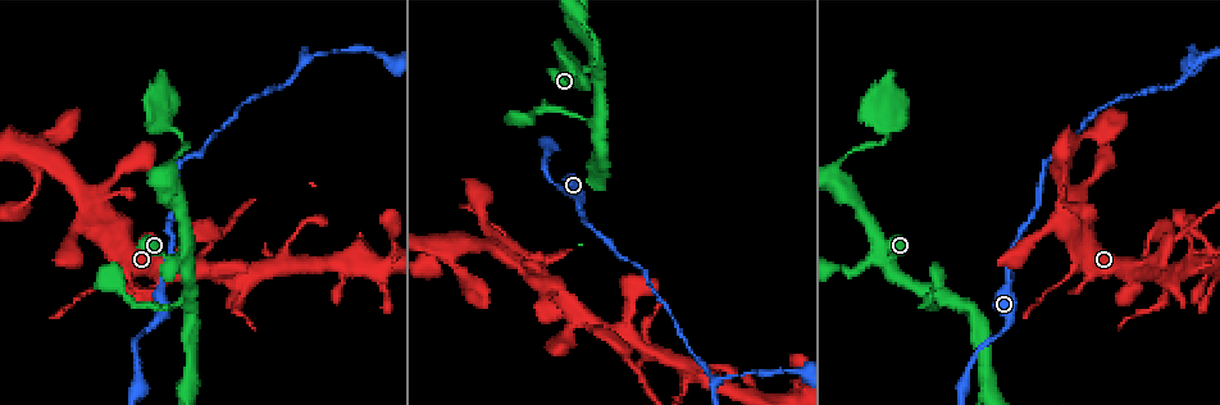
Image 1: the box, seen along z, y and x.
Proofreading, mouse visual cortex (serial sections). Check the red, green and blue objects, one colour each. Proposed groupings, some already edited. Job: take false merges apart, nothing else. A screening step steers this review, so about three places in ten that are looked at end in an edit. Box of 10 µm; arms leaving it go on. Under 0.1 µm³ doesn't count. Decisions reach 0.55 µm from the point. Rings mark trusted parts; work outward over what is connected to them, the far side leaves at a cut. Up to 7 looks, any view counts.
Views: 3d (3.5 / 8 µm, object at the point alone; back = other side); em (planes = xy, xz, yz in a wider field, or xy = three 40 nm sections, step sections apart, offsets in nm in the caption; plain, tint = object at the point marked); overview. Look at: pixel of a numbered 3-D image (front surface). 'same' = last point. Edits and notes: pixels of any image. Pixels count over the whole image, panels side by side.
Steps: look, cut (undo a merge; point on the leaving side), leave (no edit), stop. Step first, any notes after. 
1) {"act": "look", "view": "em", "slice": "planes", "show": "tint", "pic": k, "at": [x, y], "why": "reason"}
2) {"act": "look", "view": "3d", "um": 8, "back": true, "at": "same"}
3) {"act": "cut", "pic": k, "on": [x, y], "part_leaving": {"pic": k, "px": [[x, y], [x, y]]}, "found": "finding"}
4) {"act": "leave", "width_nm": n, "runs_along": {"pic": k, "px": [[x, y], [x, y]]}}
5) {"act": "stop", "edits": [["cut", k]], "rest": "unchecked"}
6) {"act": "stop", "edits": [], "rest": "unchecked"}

{"act": "look", "view": "3d", "um": 3.5, "pic": 1, "at": [188, 271], "why": "side arm on a straight run"}

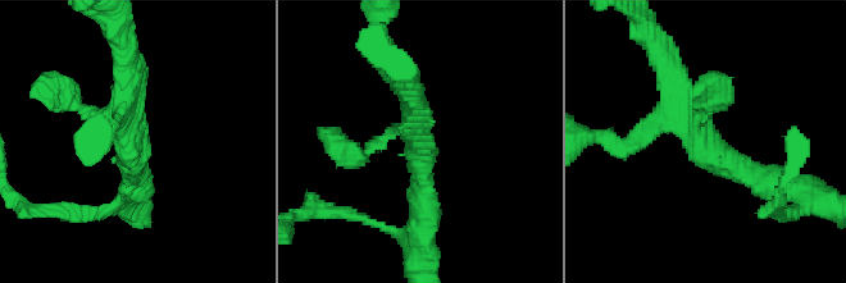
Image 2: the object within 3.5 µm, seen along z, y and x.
{"act": "look", "view": "em", "slice": "xy", "step": 2, "show": "plain", "pic": 2, "at": [129, 138]}

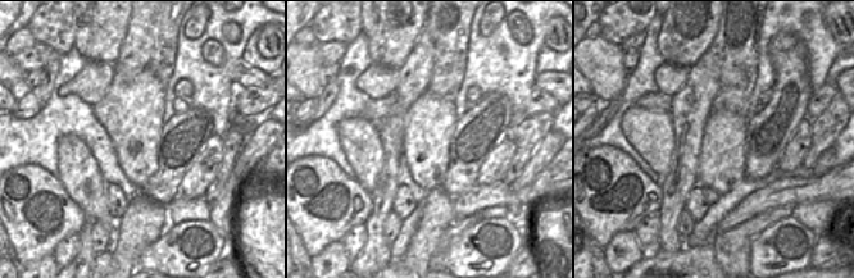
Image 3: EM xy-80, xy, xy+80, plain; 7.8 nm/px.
{"act": "look", "view": "em", "slice": "xy", "step": 2, "show": "tint", "at": "same"}

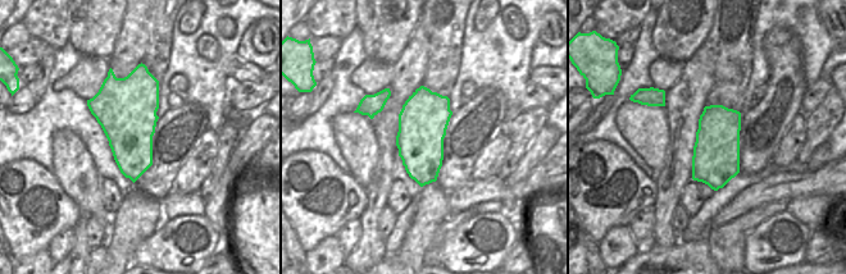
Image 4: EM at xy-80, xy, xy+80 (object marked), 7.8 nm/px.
{"act": "leave", "runs_along": {"pic": 2, "px": [[67, 95], [110, 114], [137, 182]]}, "found": "all the same cell"}

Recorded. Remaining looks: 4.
{"act": "look", "view": "3d", "um": 3.5, "pic": 1, "at": [161, 115], "why": "sharp bend"}

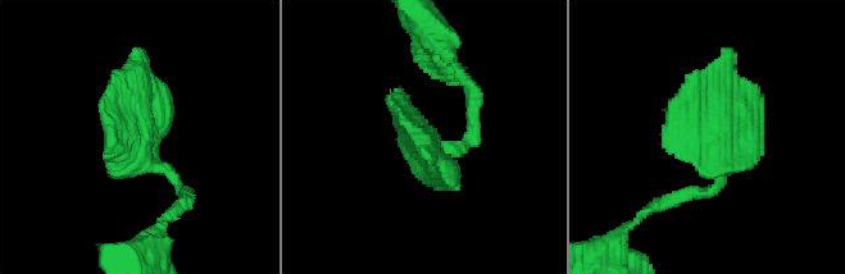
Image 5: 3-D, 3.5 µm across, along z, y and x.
{"act": "look", "view": "em", "slice": "planes", "show": "tint", "pic": 5, "at": [714, 135], "why": "need the tissue"}

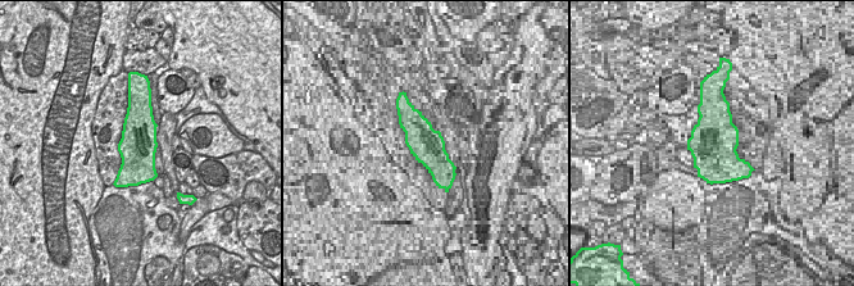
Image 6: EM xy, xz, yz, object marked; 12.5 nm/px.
{"act": "leave", "runs_along": {"pic": 5, "px": [[187, 192], [136, 154], [155, 82]]}, "found": "one cell here"}

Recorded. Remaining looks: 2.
{"act": "look", "view": "3d", "um": 8, "pic": 1, "at": [717, 380]}

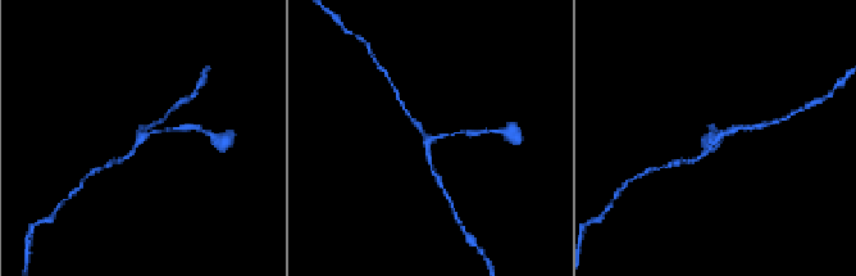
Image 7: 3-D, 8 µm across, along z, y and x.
{"act": "look", "view": "em", "slice": "xy", "step": 2, "show": "tint", "at": "same", "why": "need the tissue"}

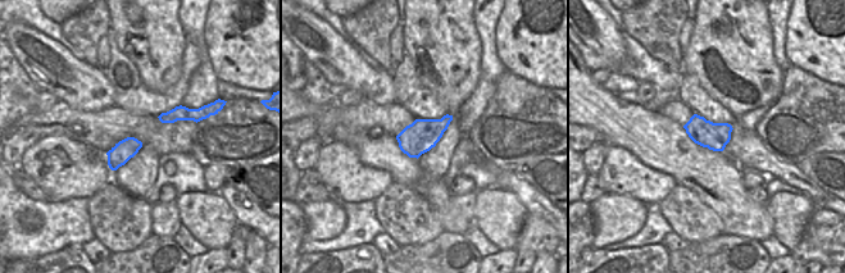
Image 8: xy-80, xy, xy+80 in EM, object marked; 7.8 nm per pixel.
{"act": "leave", "runs_along": {"pic": 7, "px": [[123, 159], [150, 132], [178, 129]]}, "found": "one cell here"}

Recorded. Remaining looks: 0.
{"act": "stop", "edits": [], "rest": "unchecked"}

